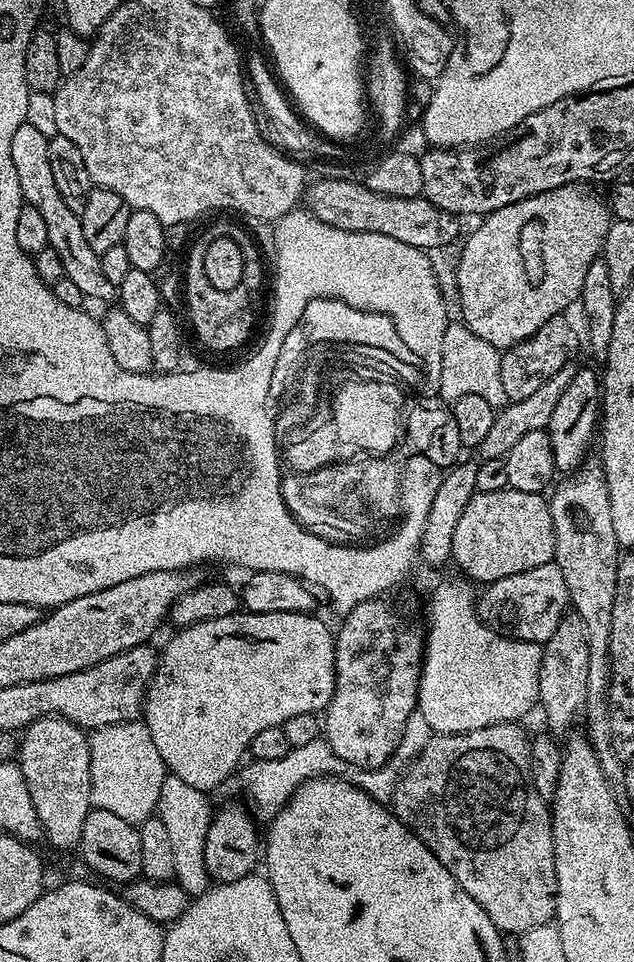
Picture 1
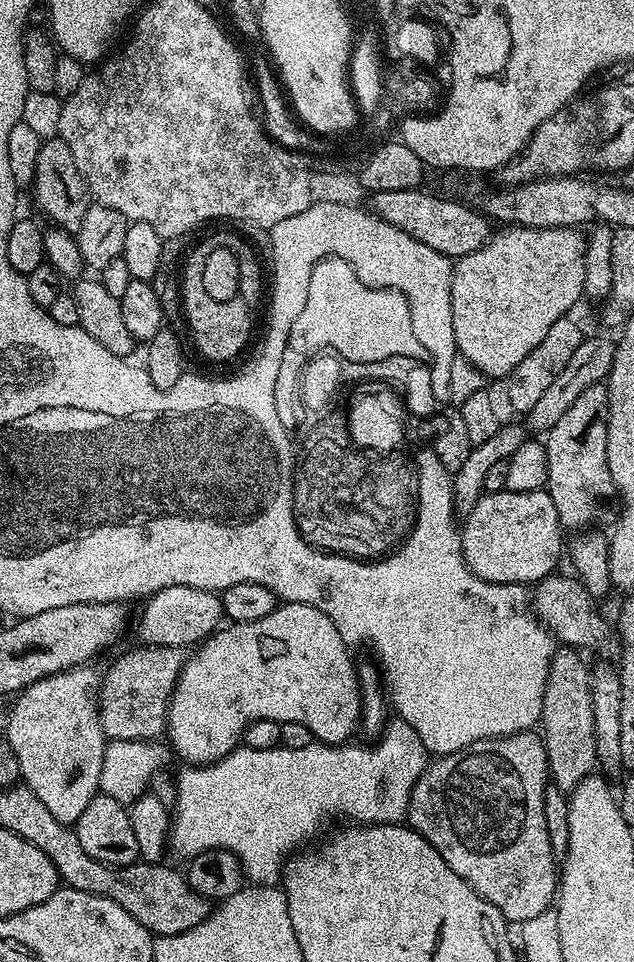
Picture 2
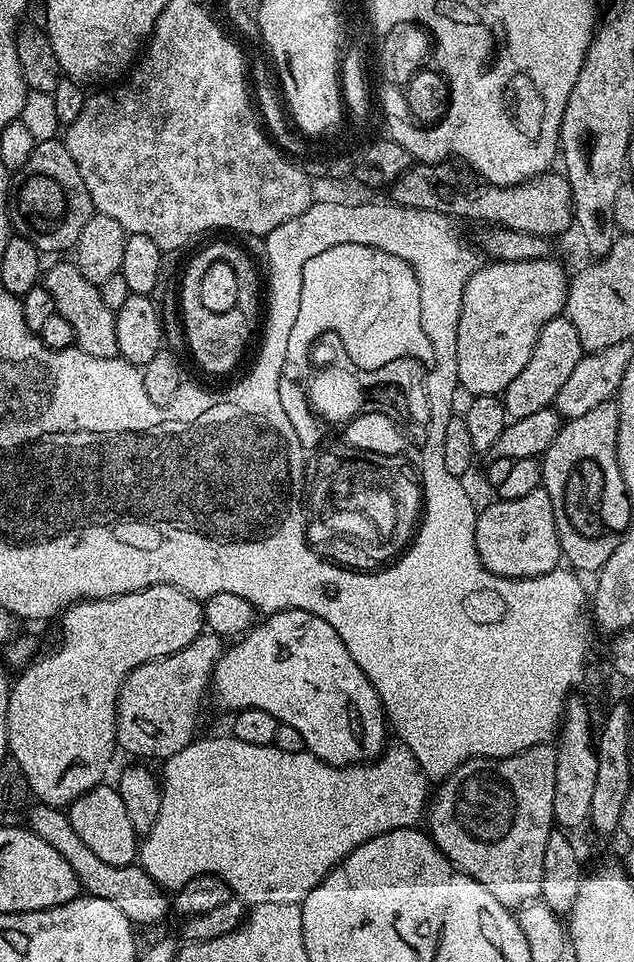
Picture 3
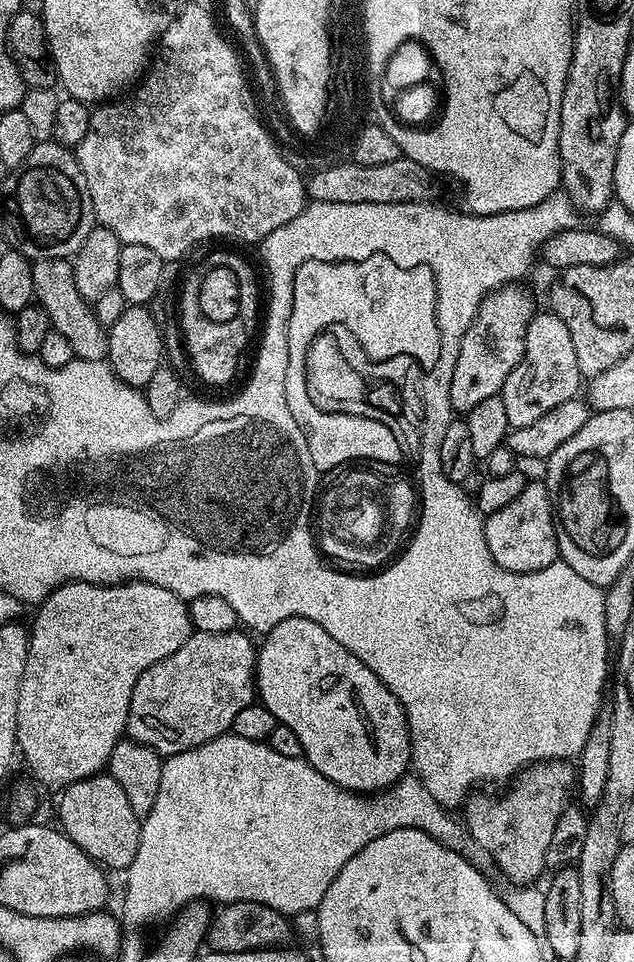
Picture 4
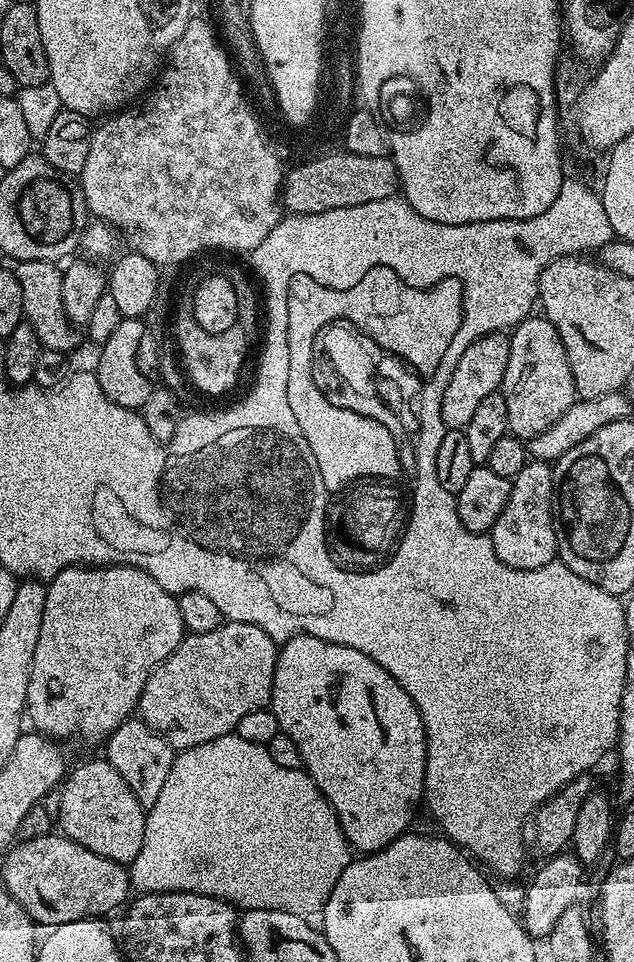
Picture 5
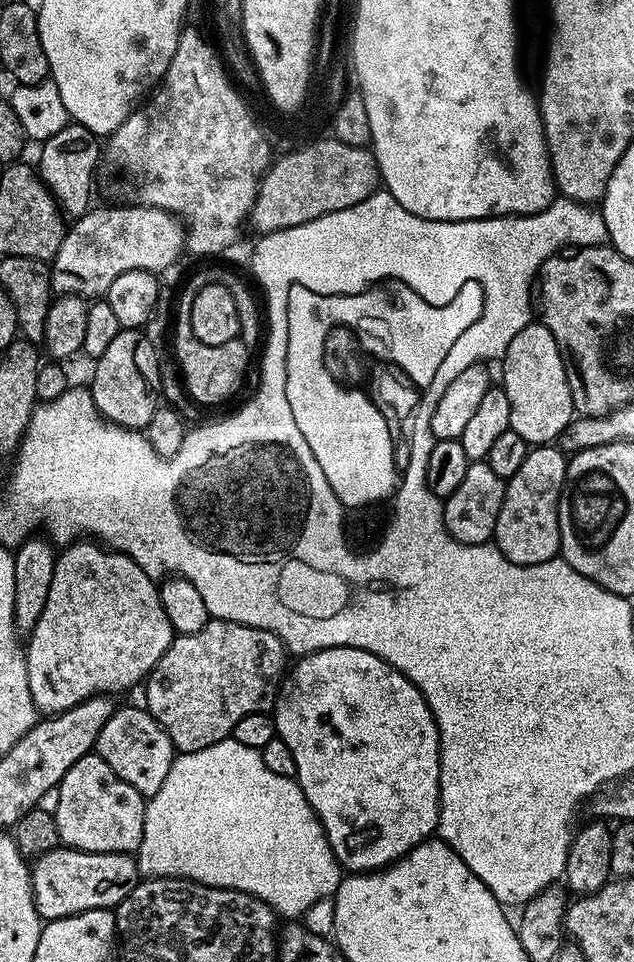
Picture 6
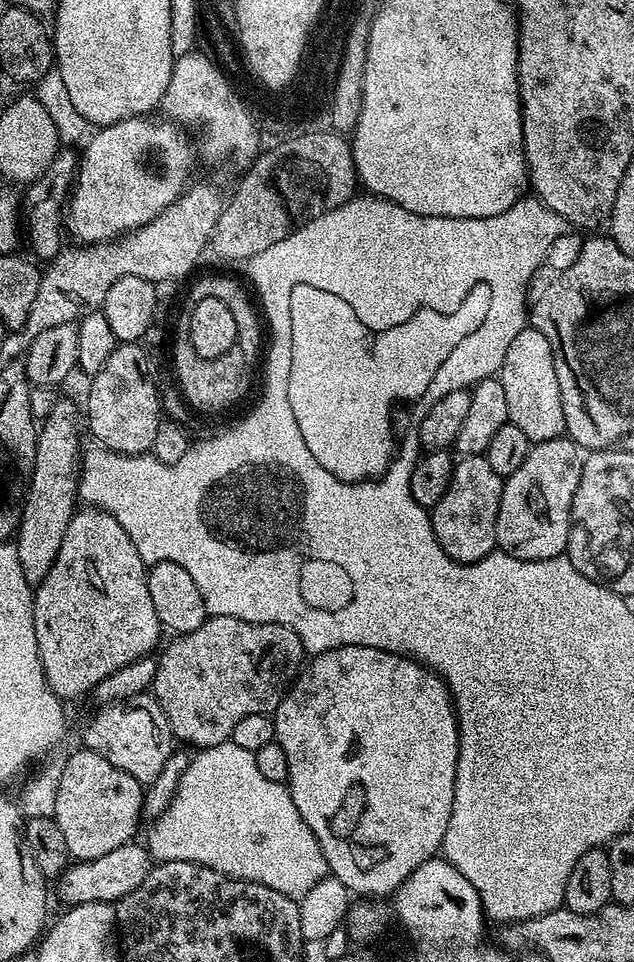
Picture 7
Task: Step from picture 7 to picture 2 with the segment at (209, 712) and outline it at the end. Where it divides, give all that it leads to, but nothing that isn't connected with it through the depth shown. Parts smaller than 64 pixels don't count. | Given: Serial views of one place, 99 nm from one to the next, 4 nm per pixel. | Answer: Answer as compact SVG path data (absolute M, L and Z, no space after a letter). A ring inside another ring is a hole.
M157 644L139 647L122 653L100 682L100 721L109 741L159 741L168 727L168 703L184 668L185 649Z

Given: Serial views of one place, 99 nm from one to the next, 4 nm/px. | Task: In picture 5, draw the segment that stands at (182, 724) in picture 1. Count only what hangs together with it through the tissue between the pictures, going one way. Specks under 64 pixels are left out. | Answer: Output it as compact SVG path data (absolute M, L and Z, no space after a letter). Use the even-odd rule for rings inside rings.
M303 634L292 636L279 645L276 654L276 669L274 670L274 686L272 687L272 702L270 705L272 713L278 718L280 731L286 733L298 746L302 754L302 767L307 772L308 777L318 786L320 793L330 802L330 806L335 810L336 816L340 820L340 829L344 832L349 845L357 853L367 854L377 852L386 847L390 842L394 842L402 835L405 835L413 827L412 819L416 816L416 807L421 807L424 800L424 775L426 774L426 730L422 722L422 714L418 714L418 706L398 686L374 658L366 658L362 650L354 650L350 646L342 646L334 642L326 642L317 636L305 636Z

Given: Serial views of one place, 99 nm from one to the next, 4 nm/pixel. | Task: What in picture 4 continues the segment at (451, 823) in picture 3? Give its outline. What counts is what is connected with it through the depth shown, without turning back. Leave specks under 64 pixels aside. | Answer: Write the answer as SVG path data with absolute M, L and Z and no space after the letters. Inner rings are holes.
M537 760L528 765L507 785L508 788L501 796L491 800L484 790L469 795L462 805L462 823L468 829L469 834L492 855L492 863L495 871L505 876L505 881L514 884L532 884L543 872L546 872L544 859L550 846L550 838L554 834L554 828L558 826L558 818L569 807L568 795L573 795L574 785L577 783L578 772L569 761L566 760Z

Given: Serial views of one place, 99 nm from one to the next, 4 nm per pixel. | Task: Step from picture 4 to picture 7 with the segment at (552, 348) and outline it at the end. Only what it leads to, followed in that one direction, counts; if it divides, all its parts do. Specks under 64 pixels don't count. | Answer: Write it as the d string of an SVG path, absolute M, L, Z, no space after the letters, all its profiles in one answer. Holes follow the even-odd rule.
M531 326L521 330L506 349L498 378L502 382L502 391L506 393L509 424L518 426L533 444L565 435L560 383L558 374L554 374L554 354L550 342L546 342L546 334Z

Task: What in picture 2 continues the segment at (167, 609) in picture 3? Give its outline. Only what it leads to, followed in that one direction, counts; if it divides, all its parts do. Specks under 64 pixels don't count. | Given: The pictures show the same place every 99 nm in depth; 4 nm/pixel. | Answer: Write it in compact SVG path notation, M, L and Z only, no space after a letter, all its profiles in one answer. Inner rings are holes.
M170 586L143 601L140 621L135 621L134 632L141 636L145 645L157 644L171 648L184 648L199 645L221 627L225 619L222 602L217 593L210 590L198 590L194 586ZM91 663L79 664L76 668L71 668L65 672L59 672L53 676L42 678L38 682L28 685L23 692L15 697L16 705L8 712L8 736L6 743L12 747L14 754L18 758L18 766L20 767L21 781L29 788L34 790L34 794L38 794L39 800L46 806L46 810L50 810L50 814L54 814L54 818L58 818L58 822L72 826L75 825L78 818L82 818L82 810L86 810L86 806L90 806L90 802L100 792L100 779L102 778L102 762L106 745L106 737L102 730L102 722L100 721L100 682L102 679L101 669L92 668Z

